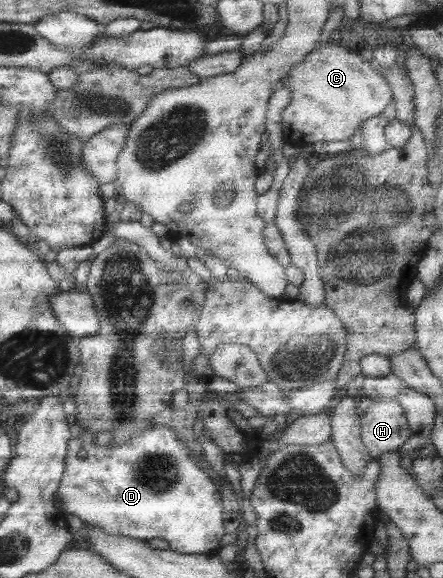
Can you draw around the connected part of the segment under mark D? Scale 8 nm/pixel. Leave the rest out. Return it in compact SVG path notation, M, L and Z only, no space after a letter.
M151 426L119 446L95 445L95 438L97 436L93 433L82 431L78 438L71 440L68 467L58 492L66 506L64 512L75 514L86 526L103 528L110 534L146 542L162 539L167 548L181 554L217 554L221 537L226 534L219 489L197 461L189 456L188 448L175 437L173 429Z

